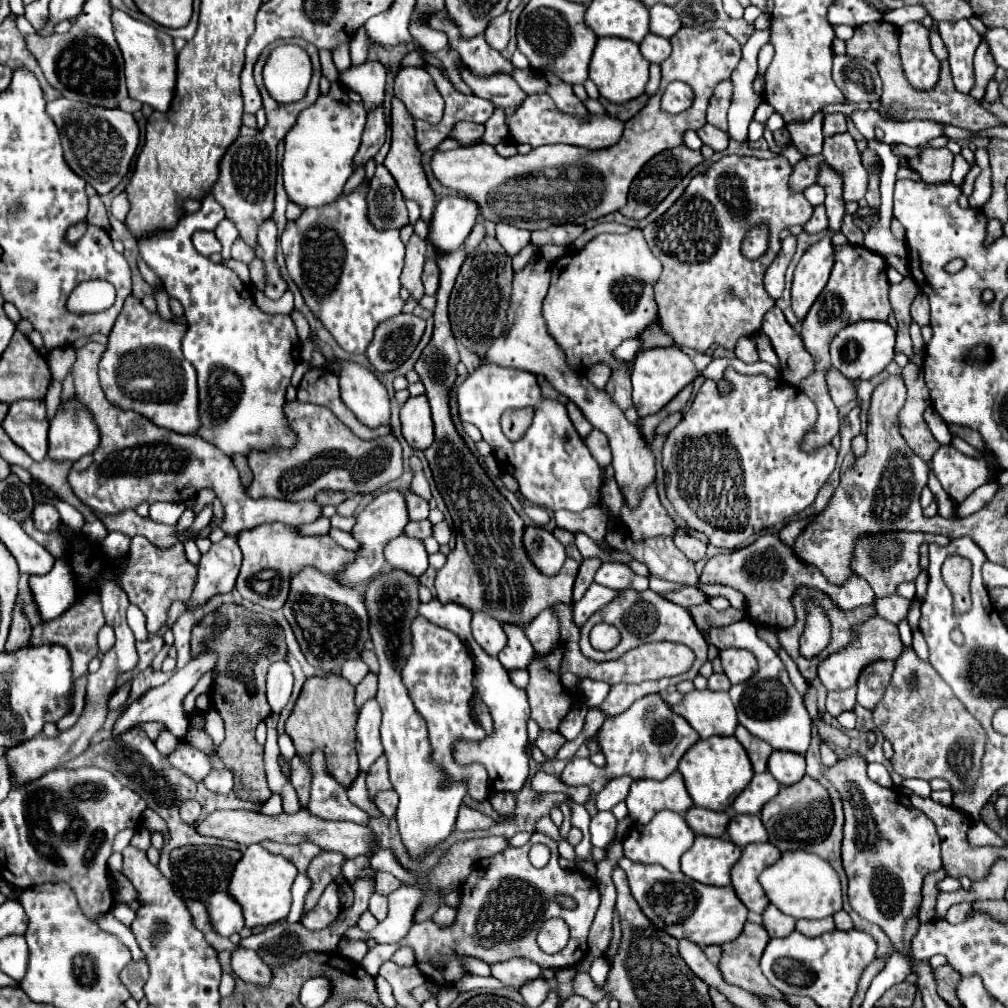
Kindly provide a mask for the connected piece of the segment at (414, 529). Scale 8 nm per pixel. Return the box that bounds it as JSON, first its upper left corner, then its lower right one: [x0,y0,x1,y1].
[404,520,432,540]

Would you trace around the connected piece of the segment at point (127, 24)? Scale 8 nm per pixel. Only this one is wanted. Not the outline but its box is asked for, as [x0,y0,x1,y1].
[112,10,176,112]

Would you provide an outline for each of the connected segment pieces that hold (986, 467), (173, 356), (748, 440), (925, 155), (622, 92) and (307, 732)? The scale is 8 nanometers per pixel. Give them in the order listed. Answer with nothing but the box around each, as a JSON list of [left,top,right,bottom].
[[932,446,996,502],[100,296,200,434],[662,368,838,550],[894,146,952,184],[590,38,650,104],[286,674,358,786]]

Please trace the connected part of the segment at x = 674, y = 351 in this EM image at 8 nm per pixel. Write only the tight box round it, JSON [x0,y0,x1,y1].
[632,346,700,418]

